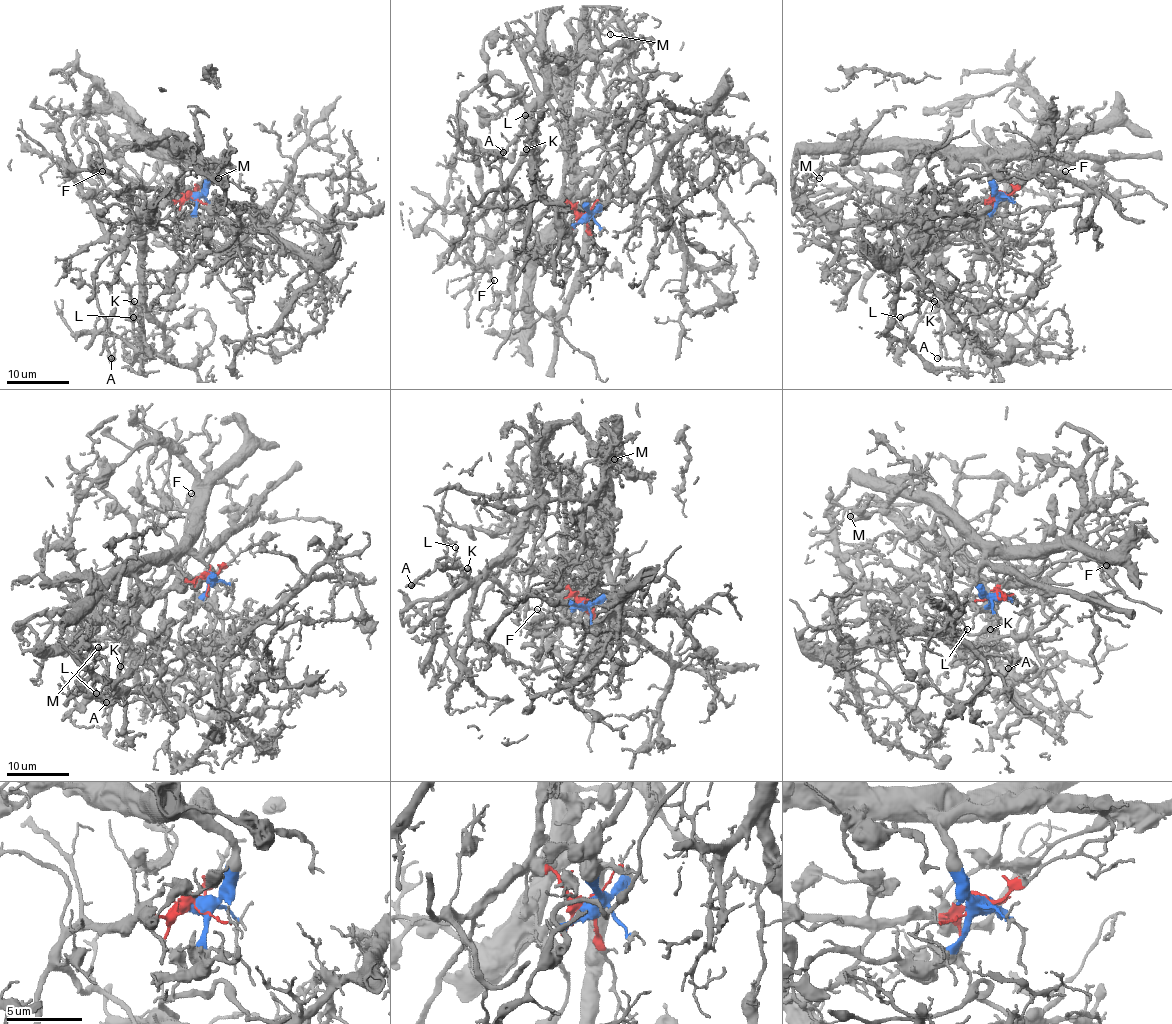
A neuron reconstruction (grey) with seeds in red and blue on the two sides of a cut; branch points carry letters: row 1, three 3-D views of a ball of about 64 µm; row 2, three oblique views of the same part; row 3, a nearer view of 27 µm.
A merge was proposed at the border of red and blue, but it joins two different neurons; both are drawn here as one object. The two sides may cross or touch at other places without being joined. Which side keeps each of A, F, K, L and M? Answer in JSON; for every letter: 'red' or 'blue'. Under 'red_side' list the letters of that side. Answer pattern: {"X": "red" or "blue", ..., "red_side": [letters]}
{"A": "red", "F": "blue", "K": "blue", "L": "blue", "M": "red", "red_side": ["A", "M"]}

